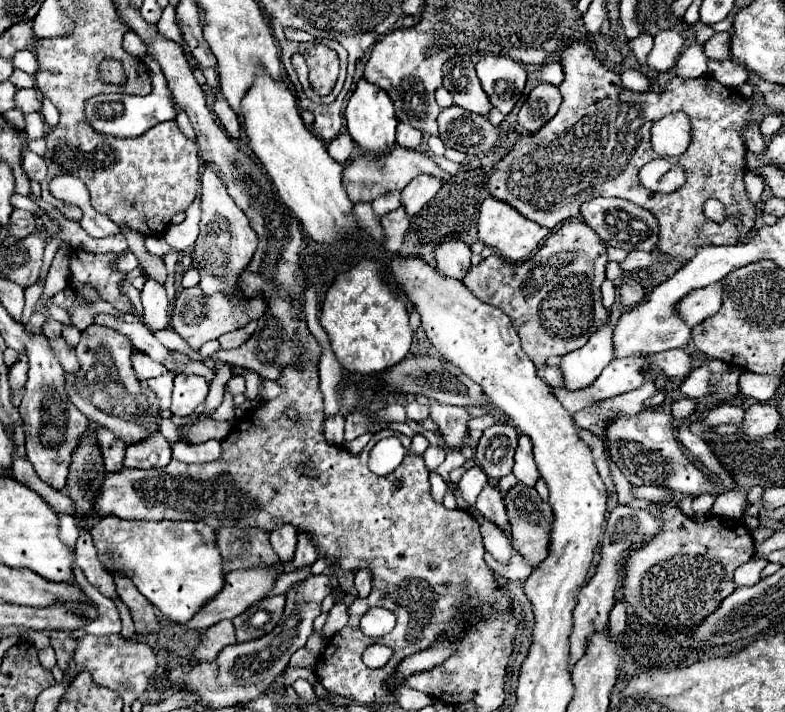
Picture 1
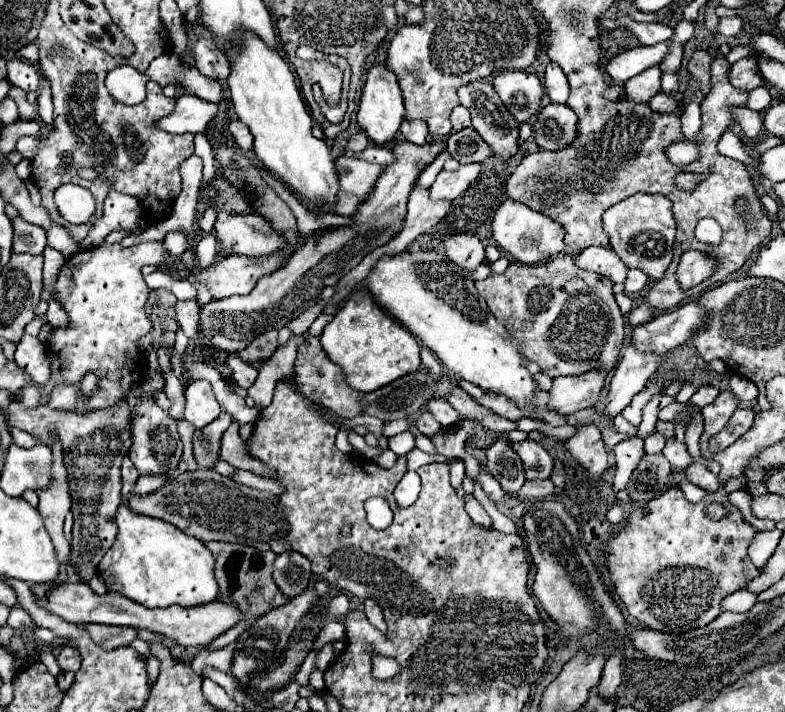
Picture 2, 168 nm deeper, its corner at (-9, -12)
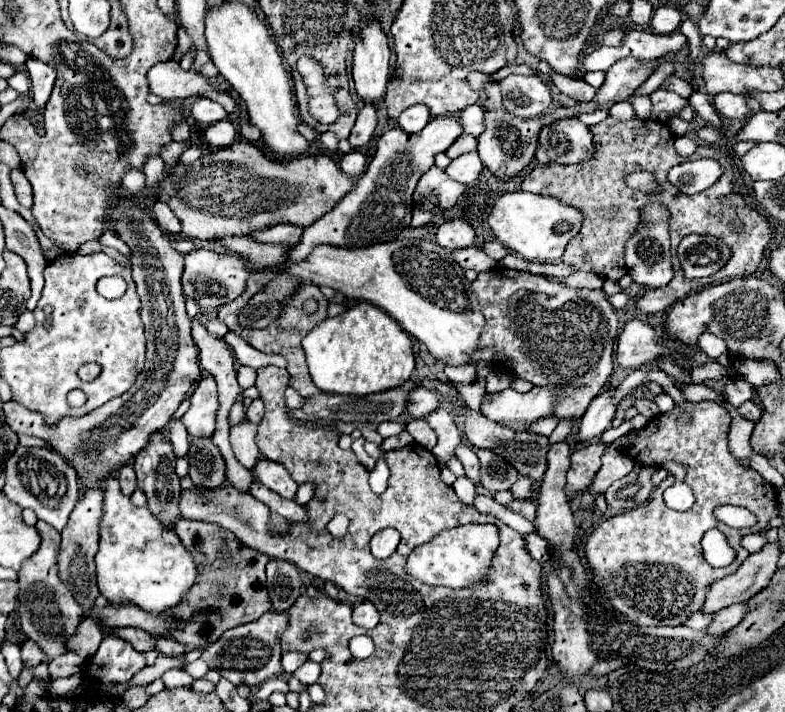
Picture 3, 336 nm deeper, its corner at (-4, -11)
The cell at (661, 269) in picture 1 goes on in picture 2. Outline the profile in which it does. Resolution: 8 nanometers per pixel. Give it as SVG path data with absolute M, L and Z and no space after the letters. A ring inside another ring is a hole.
M628 269L624 287L626 291L640 291L648 283L648 275L644 275L640 269Z

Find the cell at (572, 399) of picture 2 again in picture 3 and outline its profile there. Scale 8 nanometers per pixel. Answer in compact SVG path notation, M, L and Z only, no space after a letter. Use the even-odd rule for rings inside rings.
M535 386L527 394L519 394L511 388L495 394L485 394L481 400L481 412L493 422L535 422L553 414L555 392L549 388Z

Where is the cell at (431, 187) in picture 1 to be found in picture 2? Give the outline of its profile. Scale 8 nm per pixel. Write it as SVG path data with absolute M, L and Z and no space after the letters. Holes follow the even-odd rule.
M470 163L462 165L458 171L440 171L434 185L430 187L432 201L454 201L460 193L468 189L468 185L478 177L480 165Z

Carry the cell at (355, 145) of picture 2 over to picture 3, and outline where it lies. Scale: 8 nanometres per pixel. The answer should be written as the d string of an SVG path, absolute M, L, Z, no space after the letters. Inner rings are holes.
M365 104L359 110L357 122L355 122L353 130L351 130L351 136L349 136L351 146L353 148L365 146L371 140L375 126L377 126L377 108L375 108L375 104Z

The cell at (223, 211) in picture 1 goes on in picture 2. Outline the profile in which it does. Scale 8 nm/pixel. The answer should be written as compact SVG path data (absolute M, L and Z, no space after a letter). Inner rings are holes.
M218 211L214 235L224 249L224 257L266 257L284 245L284 237L276 235L268 221L254 213Z

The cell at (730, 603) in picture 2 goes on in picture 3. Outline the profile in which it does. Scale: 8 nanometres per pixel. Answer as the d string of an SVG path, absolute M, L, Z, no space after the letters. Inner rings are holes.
M695 612L693 614L693 618L689 618L687 622L685 622L685 626L689 626L689 628L693 628L693 630L703 630L703 628L707 628L707 624L713 620L713 616L709 614L701 614L701 612Z

